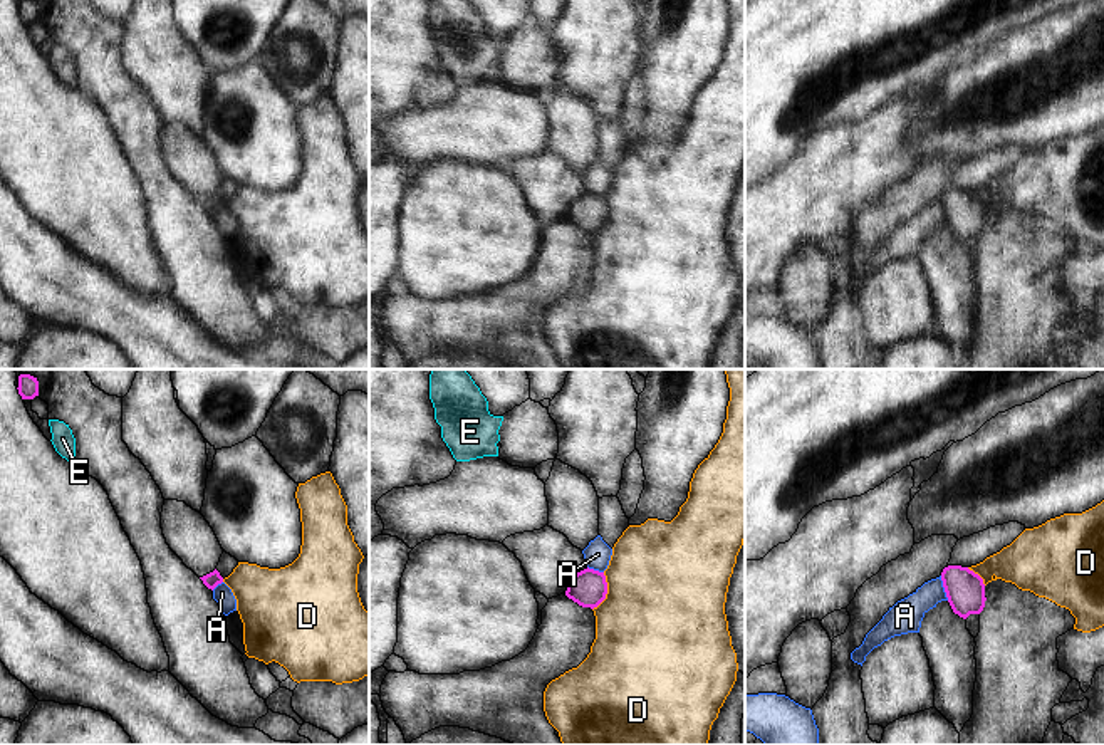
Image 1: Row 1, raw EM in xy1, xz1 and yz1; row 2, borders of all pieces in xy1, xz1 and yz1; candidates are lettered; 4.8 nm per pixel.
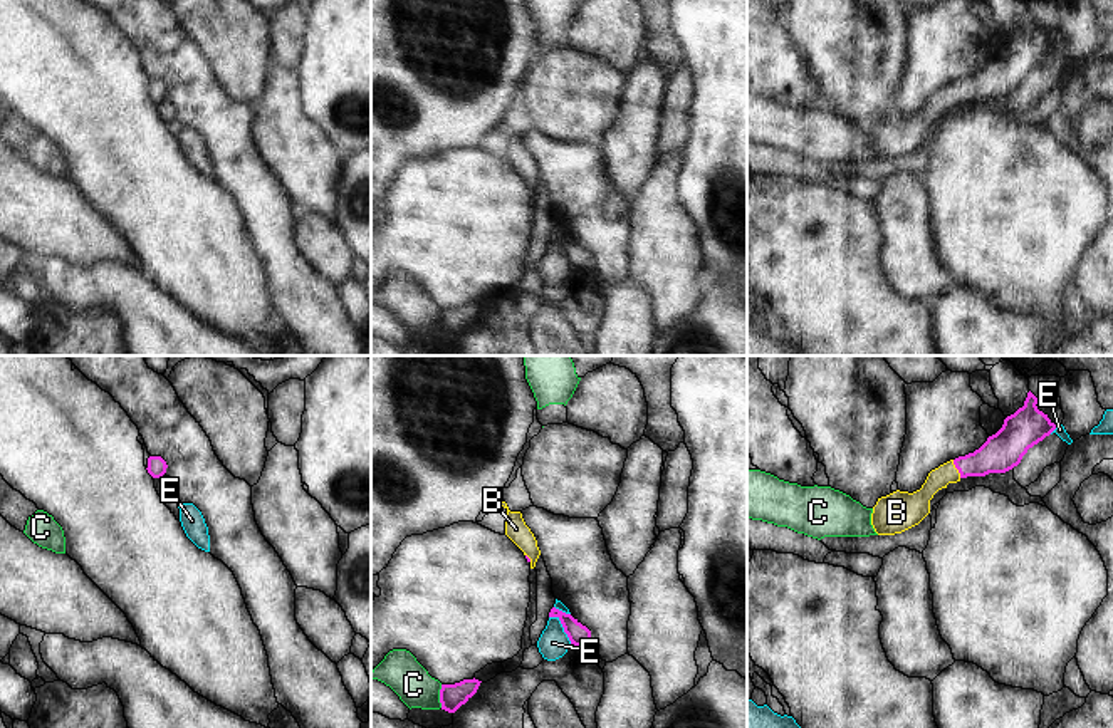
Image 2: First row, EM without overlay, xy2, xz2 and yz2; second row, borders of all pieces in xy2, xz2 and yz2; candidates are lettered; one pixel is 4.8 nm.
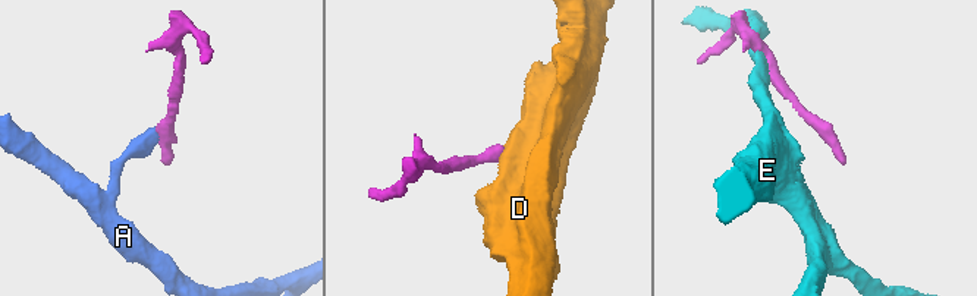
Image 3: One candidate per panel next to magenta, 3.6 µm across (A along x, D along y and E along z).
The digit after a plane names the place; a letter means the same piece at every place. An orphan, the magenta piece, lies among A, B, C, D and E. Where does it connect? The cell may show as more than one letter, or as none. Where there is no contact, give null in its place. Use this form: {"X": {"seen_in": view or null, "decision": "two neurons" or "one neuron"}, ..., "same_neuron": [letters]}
{"A": {"seen_in": "yz1", "decision": "two neurons"}, "B": {"seen_in": "yz2", "decision": "one neuron"}, "C": {"seen_in": "xz2", "decision": "two neurons"}, "D": {"seen_in": "xz1", "decision": "two neurons"}, "E": {"seen_in": "xz2", "decision": "two neurons"}, "same_neuron": ["B"]}

